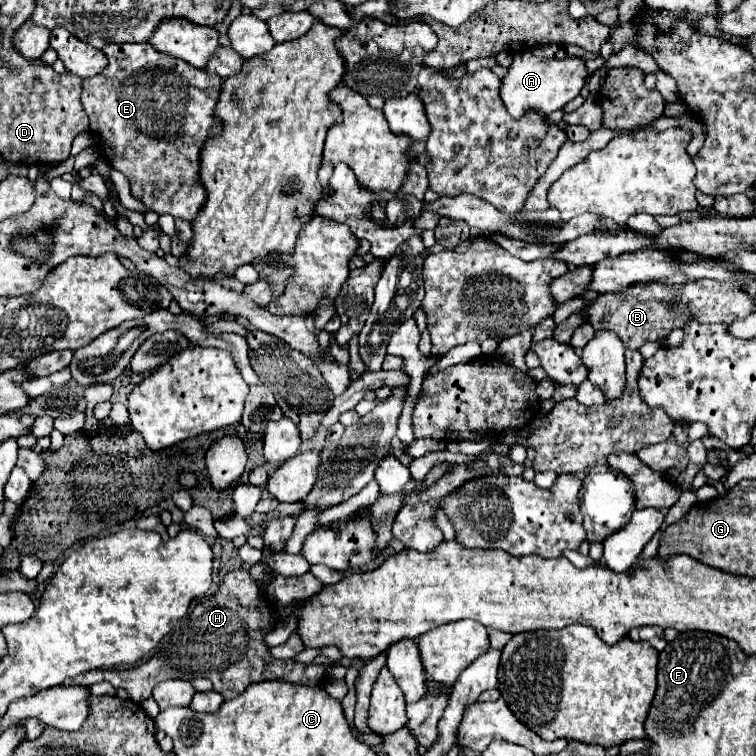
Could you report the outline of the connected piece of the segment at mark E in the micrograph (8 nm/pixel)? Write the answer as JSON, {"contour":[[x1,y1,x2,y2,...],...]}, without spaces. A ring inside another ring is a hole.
{"contour":[[132,42,124,46,108,44,104,48,108,58,106,70,86,78,82,82,82,104,90,118,90,132,100,134,98,152,120,170,132,186,132,196,144,202,158,214,170,214,192,222,206,204,206,190,200,182,200,150,204,142,220,134,222,124,216,118,216,102,222,88,218,76,210,76,206,70,186,66,180,58,168,58,168,54,156,54,146,42]]}

